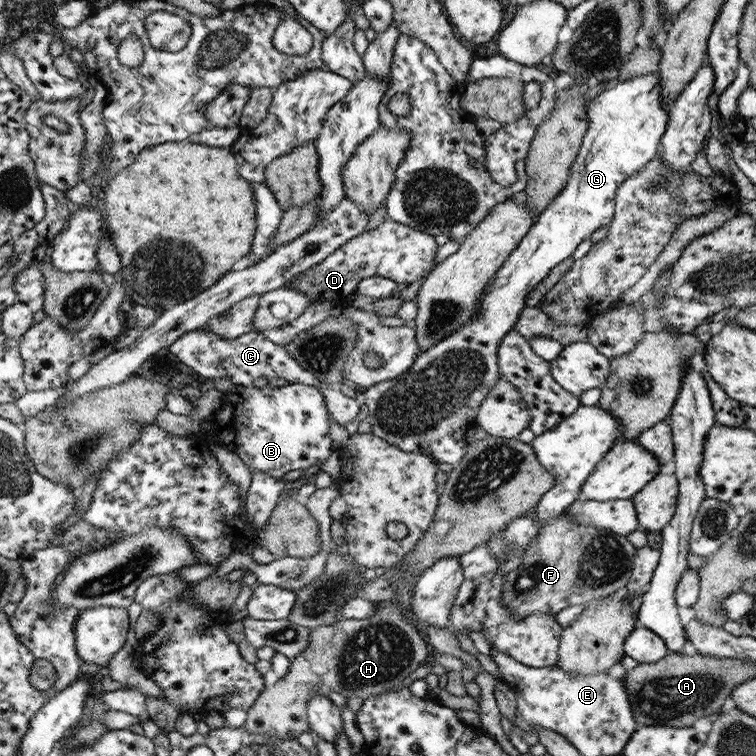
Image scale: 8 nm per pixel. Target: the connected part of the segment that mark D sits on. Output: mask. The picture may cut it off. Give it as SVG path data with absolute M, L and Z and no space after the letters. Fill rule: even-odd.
M387 219L376 230L362 232L339 246L324 261L291 278L289 281L292 282L284 282L284 289L294 289L306 294L310 298L310 304L330 301L344 309L353 304L356 286L363 278L382 276L407 284L422 281L437 266L434 264L437 252L438 244L430 234Z

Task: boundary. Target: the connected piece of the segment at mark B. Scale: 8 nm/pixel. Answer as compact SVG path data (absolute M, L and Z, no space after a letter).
M288 383L281 387L263 387L258 389L253 384L248 386L234 386L230 393L226 392L223 405L204 419L210 424L210 431L205 434L212 442L227 447L246 463L250 472L265 472L269 476L280 480L287 472L307 469L310 466L324 463L330 458L334 449L330 439L330 420L328 403L325 401L324 391L320 386L310 386L302 383Z

